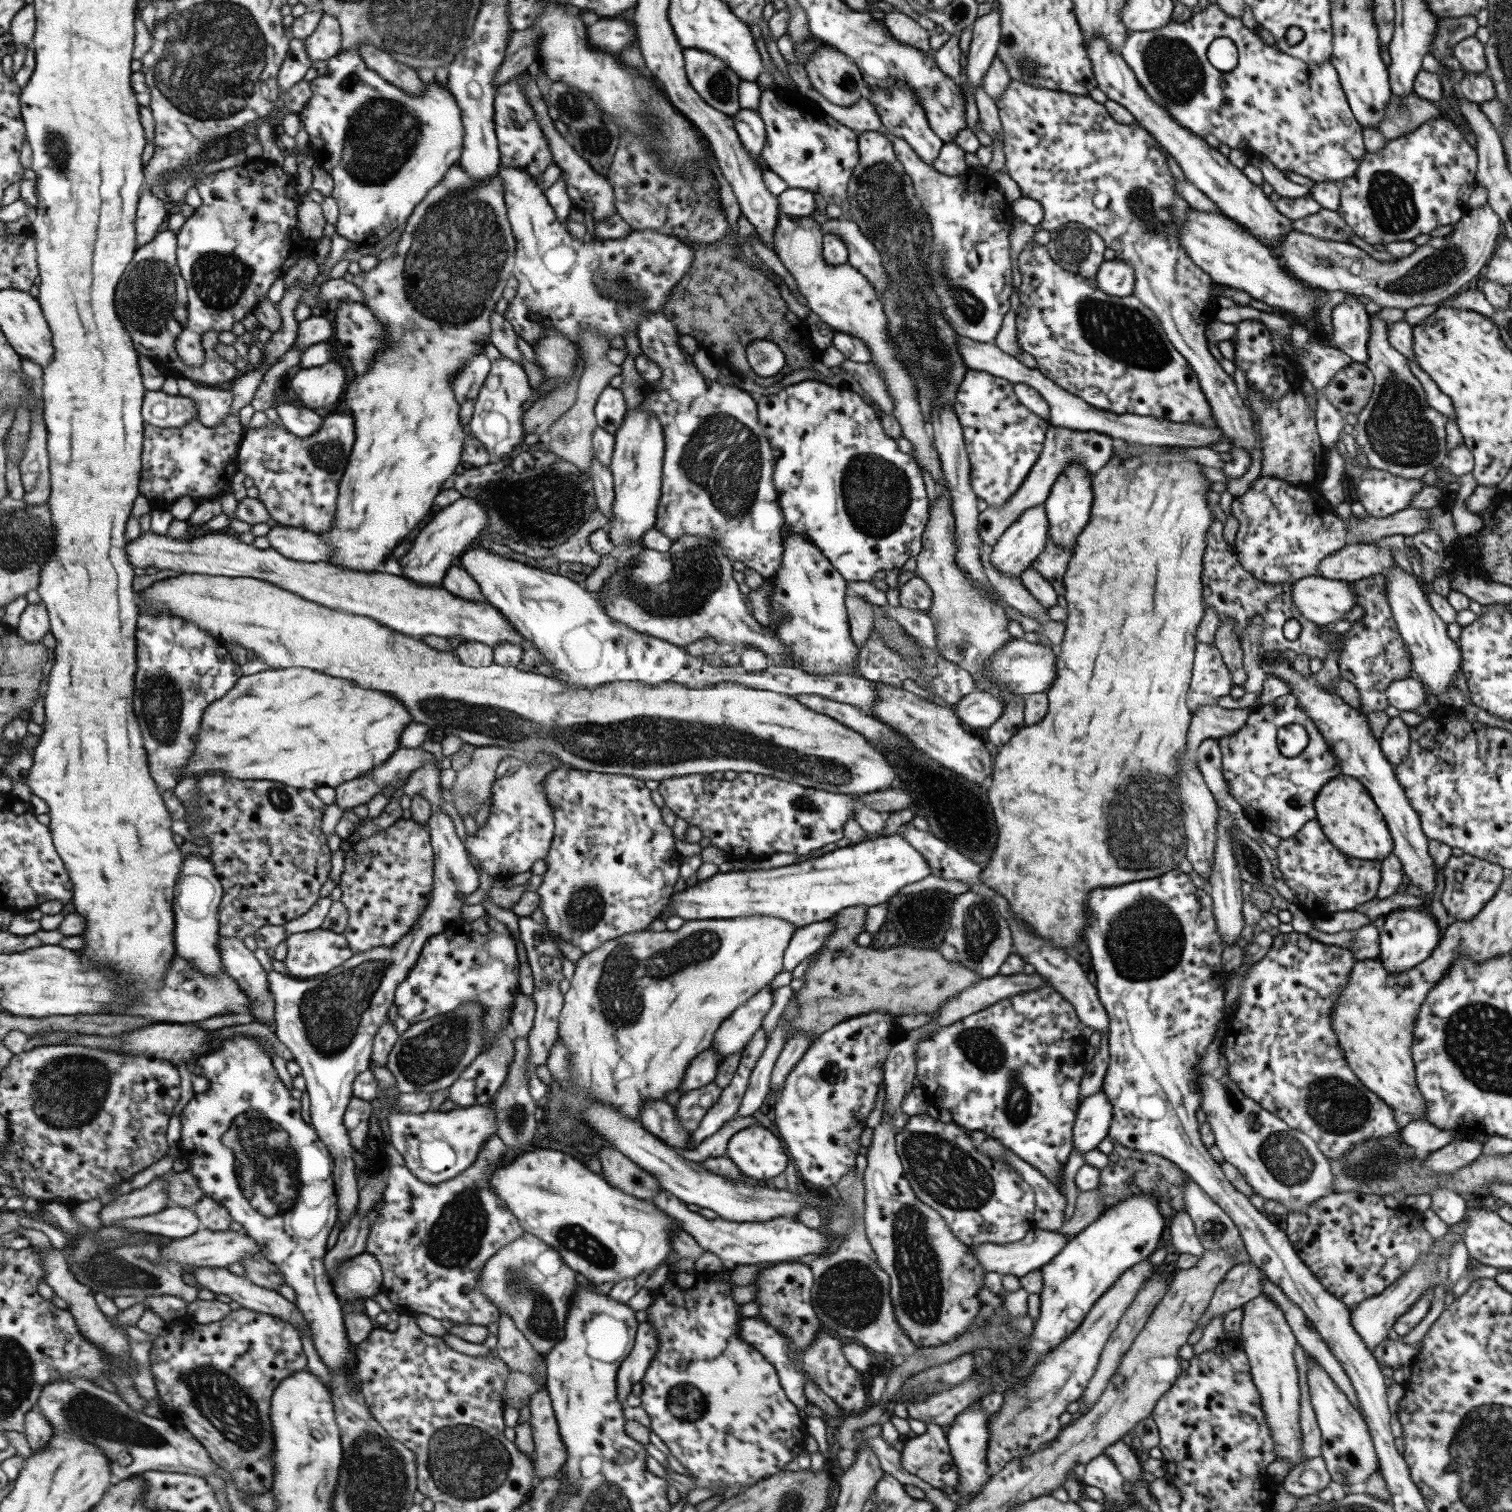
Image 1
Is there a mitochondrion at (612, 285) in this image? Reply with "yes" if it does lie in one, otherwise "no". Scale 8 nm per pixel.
yes

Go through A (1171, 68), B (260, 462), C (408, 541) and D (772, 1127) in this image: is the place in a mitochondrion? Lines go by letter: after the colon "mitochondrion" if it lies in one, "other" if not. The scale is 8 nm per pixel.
A: mitochondrion
B: other
C: other
D: other

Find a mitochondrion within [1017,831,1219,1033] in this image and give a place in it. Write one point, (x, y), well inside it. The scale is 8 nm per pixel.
(1144, 936)

